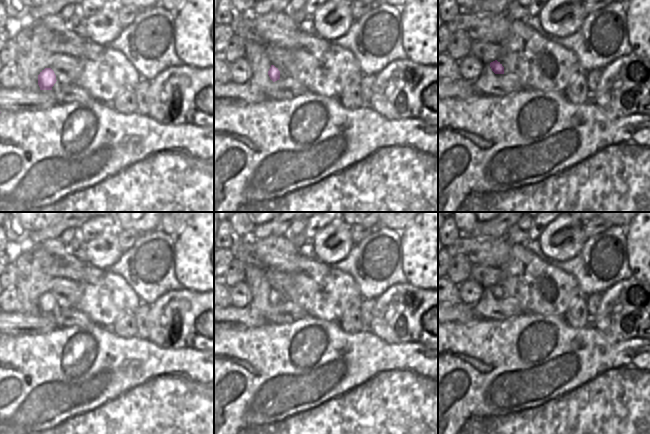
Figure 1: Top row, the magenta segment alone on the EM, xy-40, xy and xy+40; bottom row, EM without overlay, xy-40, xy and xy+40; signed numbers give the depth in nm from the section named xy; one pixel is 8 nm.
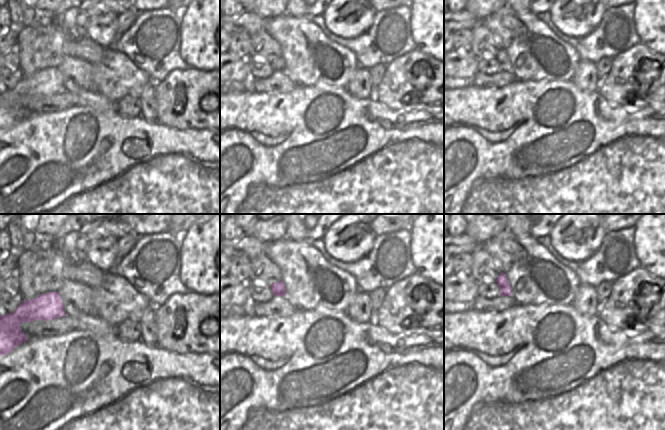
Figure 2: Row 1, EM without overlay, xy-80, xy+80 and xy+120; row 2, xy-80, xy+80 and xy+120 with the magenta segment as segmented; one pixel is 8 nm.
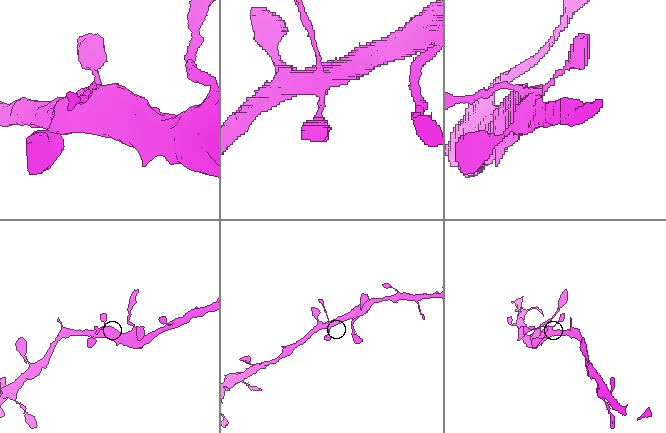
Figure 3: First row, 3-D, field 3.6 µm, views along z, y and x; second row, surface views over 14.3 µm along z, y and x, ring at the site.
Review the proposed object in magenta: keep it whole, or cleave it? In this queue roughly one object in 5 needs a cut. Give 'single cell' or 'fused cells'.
single cell

